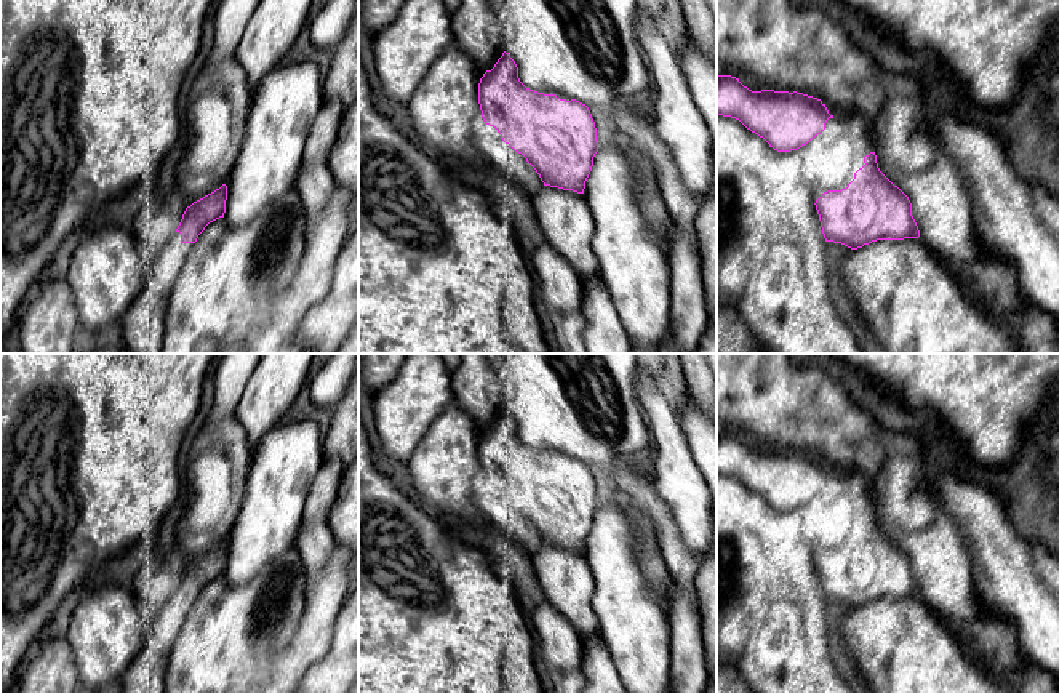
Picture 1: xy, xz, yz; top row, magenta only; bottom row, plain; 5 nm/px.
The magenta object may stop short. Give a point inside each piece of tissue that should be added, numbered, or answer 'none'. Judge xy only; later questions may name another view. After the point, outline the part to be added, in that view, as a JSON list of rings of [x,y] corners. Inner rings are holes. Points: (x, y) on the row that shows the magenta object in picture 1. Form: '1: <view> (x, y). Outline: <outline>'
1: xy (165, 269). Outline: [[[174,232],[166,240],[152,267],[146,272],[149,283],[155,290],[170,296],[192,245],[194,243],[182,243],[179,232]]]

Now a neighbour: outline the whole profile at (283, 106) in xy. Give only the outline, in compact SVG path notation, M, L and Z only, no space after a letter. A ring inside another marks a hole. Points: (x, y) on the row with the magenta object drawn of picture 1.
M312 61L280 62L254 88L245 136L226 182L224 219L234 227L248 226L274 200L294 189L306 139L325 98L320 69Z

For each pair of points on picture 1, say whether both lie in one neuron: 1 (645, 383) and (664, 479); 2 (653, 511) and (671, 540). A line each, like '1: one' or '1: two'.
1: one
2: one

